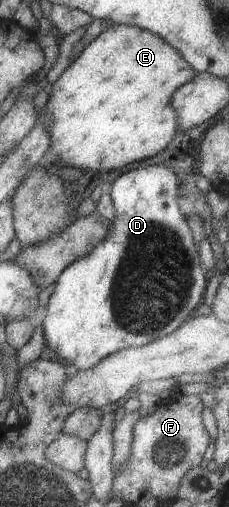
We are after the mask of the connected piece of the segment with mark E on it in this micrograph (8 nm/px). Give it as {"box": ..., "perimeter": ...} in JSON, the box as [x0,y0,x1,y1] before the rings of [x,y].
{"box":[40,24,196,171],"perimeter":[[[114,24],[105,32],[101,33],[94,39],[80,54],[75,58],[70,66],[61,74],[60,78],[52,85],[52,90],[47,103],[41,110],[40,120],[44,122],[47,129],[51,131],[51,152],[49,153],[48,162],[55,166],[65,166],[81,169],[81,171],[111,171],[120,169],[125,165],[133,162],[139,162],[147,157],[157,155],[161,149],[165,149],[165,145],[177,135],[179,128],[177,127],[177,117],[175,111],[171,109],[171,95],[174,94],[175,89],[181,85],[191,81],[195,77],[196,72],[187,65],[185,59],[175,51],[170,44],[165,40],[149,31],[139,29],[135,26],[125,26],[122,24]]]}

